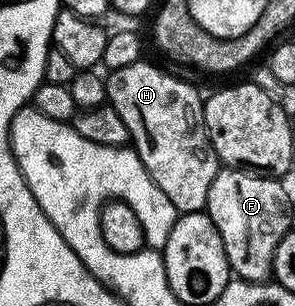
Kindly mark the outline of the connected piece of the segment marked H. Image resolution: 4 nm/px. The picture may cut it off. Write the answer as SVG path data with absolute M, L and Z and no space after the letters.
M146 59L129 67L112 69L106 74L109 104L125 119L133 148L145 171L165 191L176 214L198 213L206 210L209 187L219 173L221 162L213 151L203 122L204 98L187 81L150 65Z

